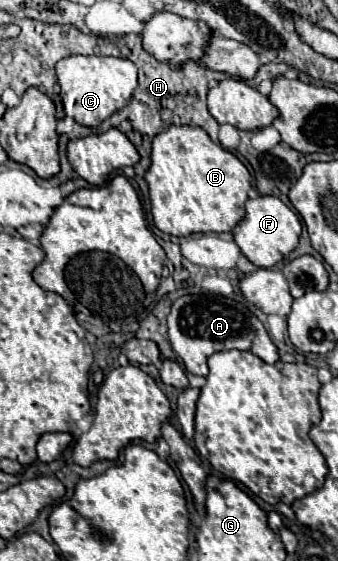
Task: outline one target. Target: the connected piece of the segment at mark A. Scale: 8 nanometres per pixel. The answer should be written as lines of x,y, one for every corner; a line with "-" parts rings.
184,294
172,304
172,312
168,314
168,340
174,352
184,360
184,366
190,374
206,376
208,366
206,360
214,352
222,350
248,350
260,356
266,364
274,364
280,360
278,348
266,332
264,324
240,302
234,302
224,296
214,294

